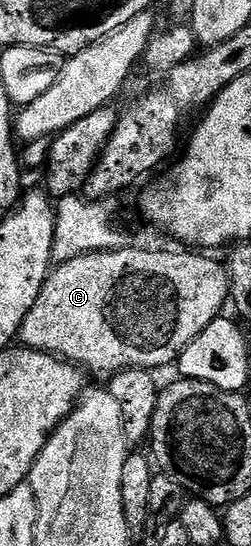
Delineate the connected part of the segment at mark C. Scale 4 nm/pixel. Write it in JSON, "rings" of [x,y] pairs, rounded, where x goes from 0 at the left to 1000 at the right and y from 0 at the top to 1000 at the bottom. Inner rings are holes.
{"rings":[[[518,452],[335,463],[315,474],[239,480],[179,513],[139,562],[124,562],[92,584],[80,630],[104,639],[207,647],[251,661],[283,661],[359,685],[446,687],[518,672],[625,679],[637,668],[685,670],[761,621],[884,579],[892,566],[880,564],[920,544],[908,491],[849,473],[861,469],[801,460],[721,462],[737,463]]]}

